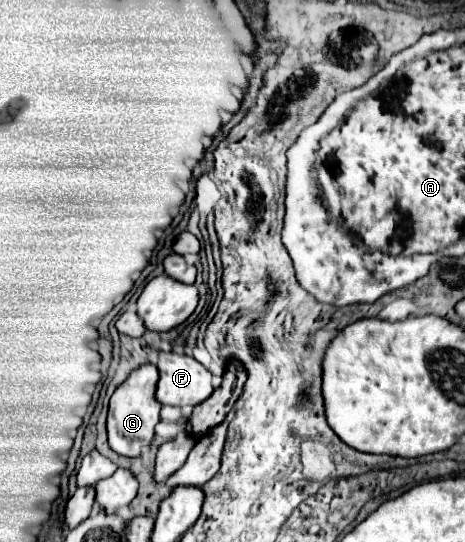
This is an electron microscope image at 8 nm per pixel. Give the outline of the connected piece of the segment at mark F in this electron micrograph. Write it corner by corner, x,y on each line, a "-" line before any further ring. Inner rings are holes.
160,352
156,400
164,406
198,406
214,386
212,374
194,358
176,352

